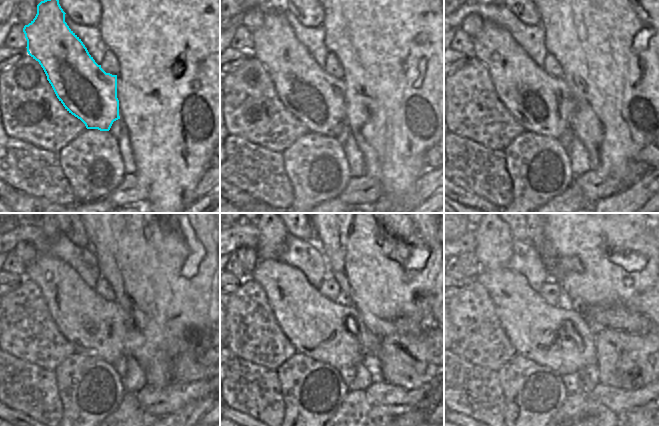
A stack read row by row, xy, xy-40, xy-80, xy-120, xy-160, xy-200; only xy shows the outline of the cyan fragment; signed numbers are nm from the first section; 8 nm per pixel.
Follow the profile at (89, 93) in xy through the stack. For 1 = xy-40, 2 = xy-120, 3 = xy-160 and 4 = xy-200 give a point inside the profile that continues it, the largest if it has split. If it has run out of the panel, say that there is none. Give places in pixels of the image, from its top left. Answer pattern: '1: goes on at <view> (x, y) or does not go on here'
1: goes on at xy-40 (316, 98)
2: goes on at xy-120 (95, 327)
3: goes on at xy-160 (333, 333)
4: goes on at xy-200 (561, 339)

